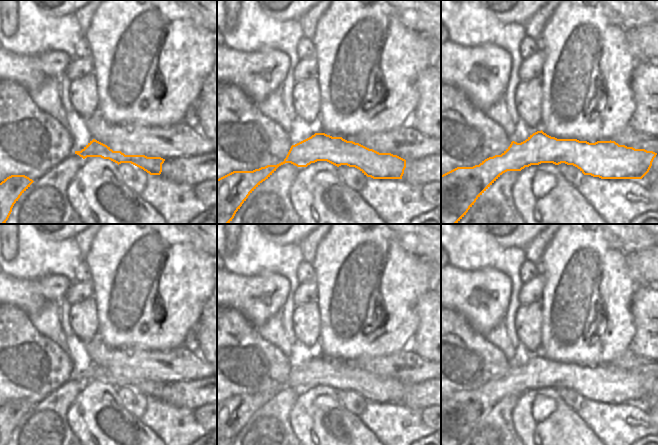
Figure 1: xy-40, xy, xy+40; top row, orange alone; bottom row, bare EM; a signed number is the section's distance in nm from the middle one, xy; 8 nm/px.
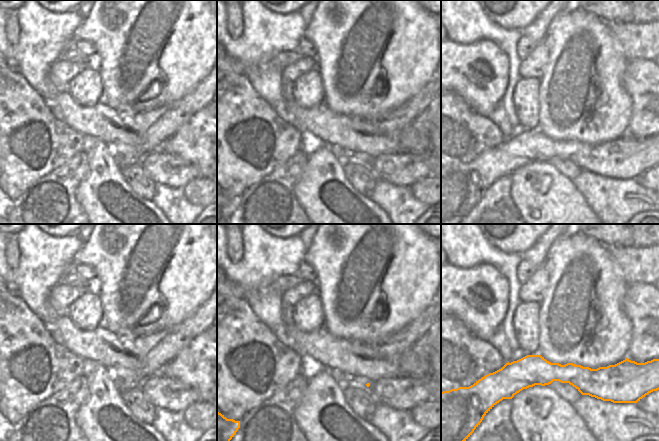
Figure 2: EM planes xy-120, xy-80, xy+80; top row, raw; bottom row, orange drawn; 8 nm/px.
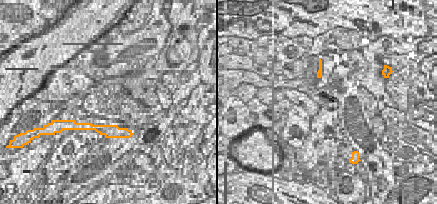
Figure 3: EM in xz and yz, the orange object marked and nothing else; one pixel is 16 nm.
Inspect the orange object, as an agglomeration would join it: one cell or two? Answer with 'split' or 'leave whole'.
leave whole

